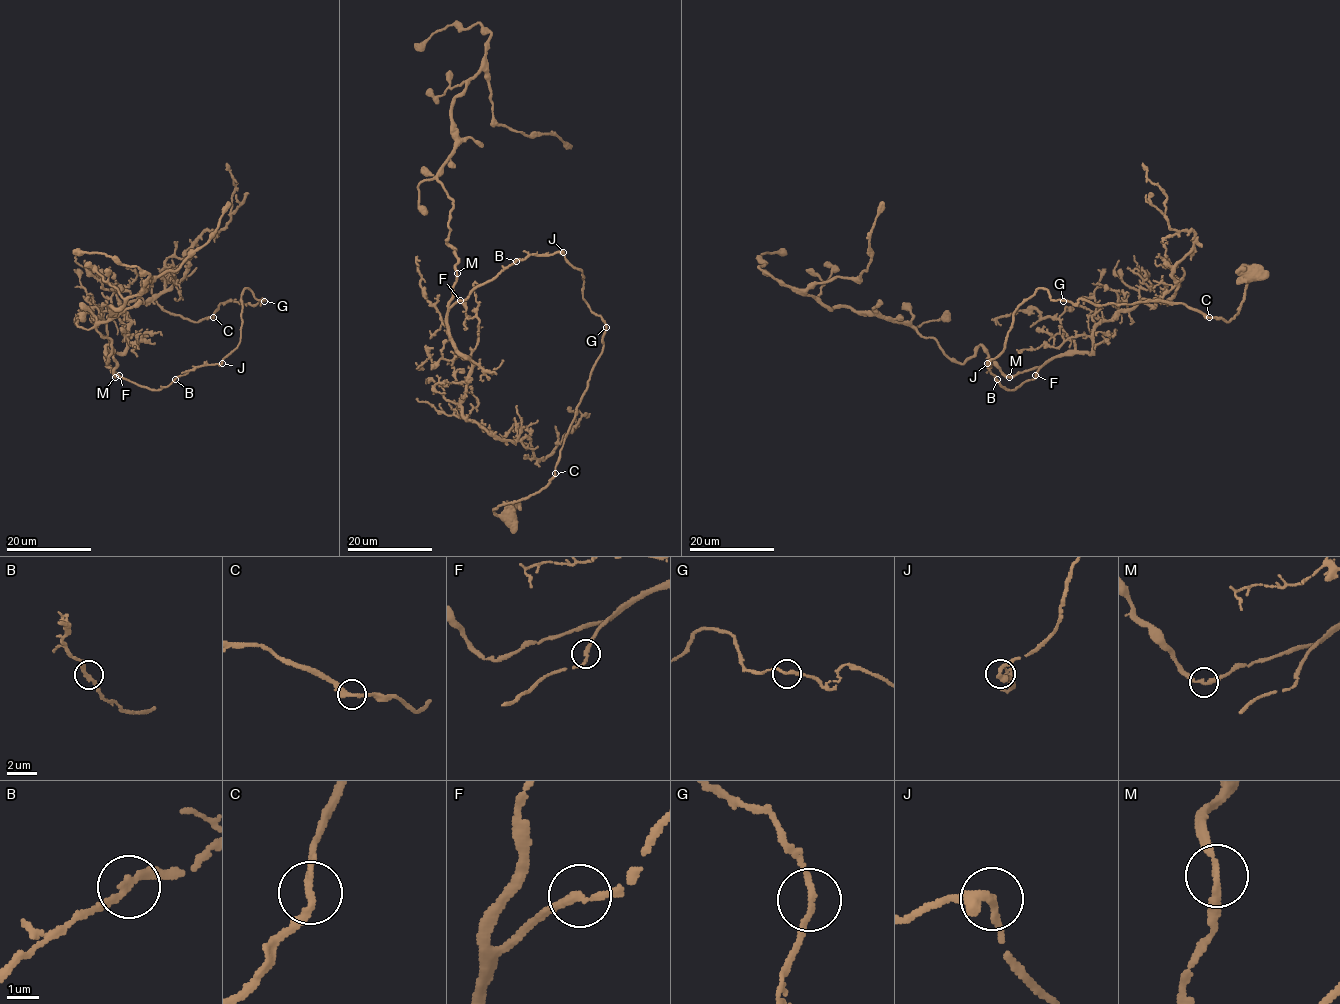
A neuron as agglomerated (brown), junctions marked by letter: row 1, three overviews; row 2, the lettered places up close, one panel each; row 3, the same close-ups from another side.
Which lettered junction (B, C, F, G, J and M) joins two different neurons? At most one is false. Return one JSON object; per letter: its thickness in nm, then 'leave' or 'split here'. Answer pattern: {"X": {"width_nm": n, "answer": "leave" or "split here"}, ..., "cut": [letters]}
{"B": {"width_nm": 190, "answer": "leave"}, "C": {"width_nm": 240, "answer": "leave"}, "F": {"width_nm": 200, "answer": "leave"}, "G": {"width_nm": 180, "answer": "leave"}, "J": {"width_nm": 320, "answer": "leave"}, "M": {"width_nm": 220, "answer": "leave"}, "cut": []}

